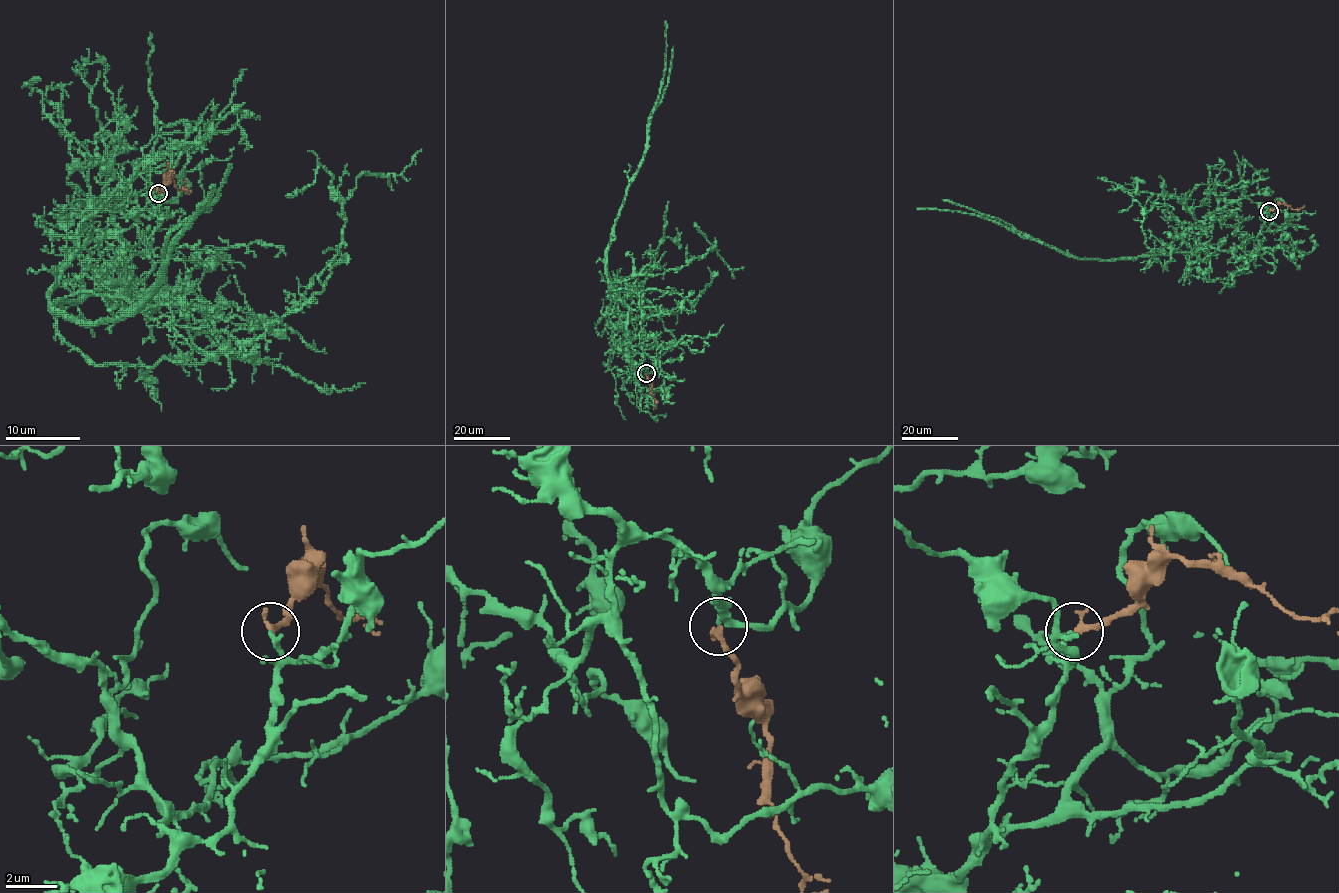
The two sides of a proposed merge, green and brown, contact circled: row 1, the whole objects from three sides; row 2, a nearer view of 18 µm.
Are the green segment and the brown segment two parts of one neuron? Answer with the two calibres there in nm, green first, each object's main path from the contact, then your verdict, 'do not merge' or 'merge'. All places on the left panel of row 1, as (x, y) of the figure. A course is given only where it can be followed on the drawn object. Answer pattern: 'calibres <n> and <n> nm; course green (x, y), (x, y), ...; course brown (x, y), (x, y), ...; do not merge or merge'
calibres 200 and 280 nm; course green (157, 194), (159, 227), (109, 273), (113, 294), (104, 283), (59, 301), (63, 316), (133, 307), (209, 188); course brown (157, 194), (163, 188), (163, 179), (170, 171), (180, 190), (185, 184), (183, 179); merge

